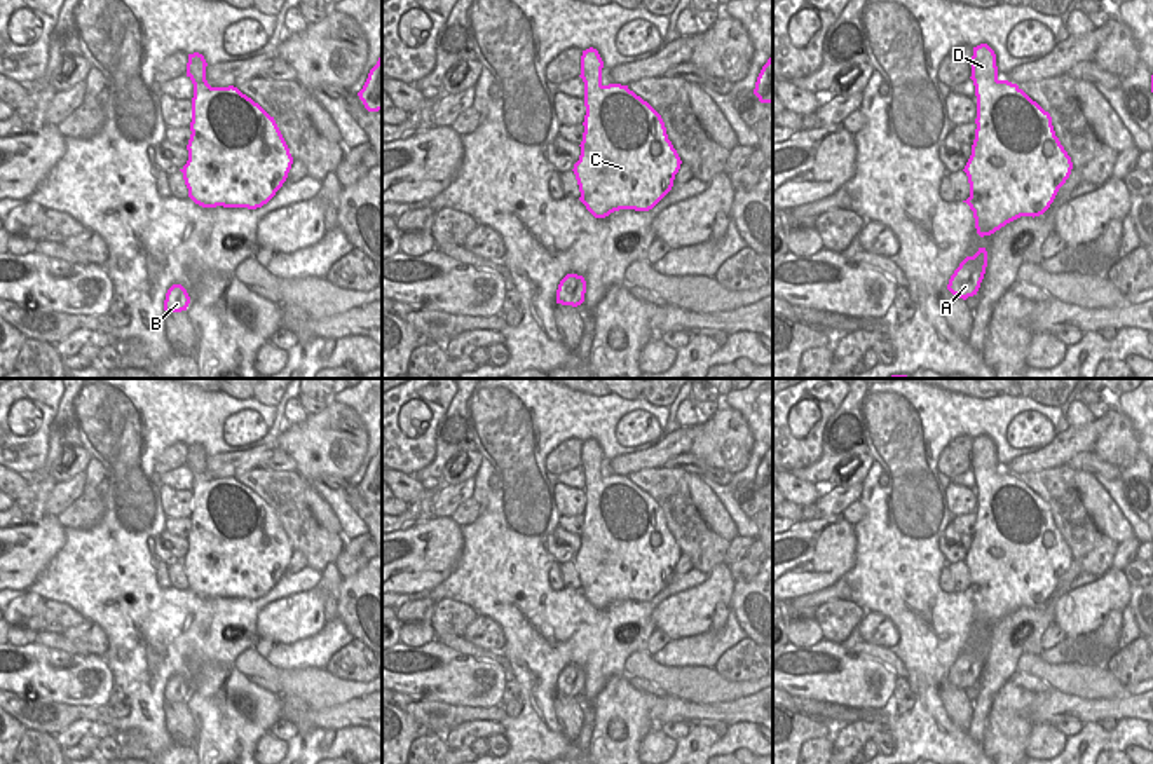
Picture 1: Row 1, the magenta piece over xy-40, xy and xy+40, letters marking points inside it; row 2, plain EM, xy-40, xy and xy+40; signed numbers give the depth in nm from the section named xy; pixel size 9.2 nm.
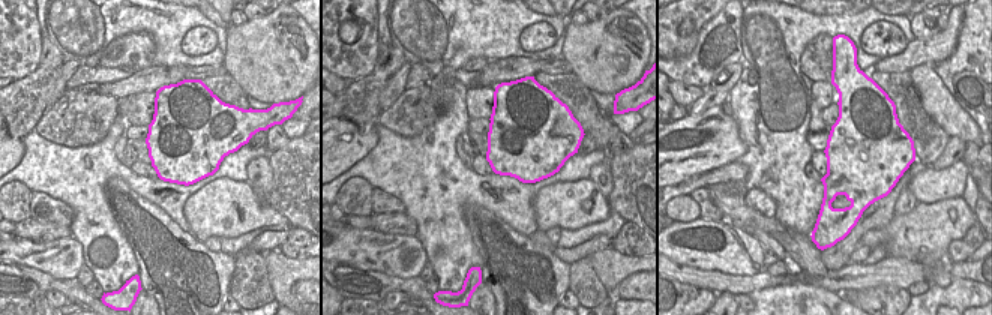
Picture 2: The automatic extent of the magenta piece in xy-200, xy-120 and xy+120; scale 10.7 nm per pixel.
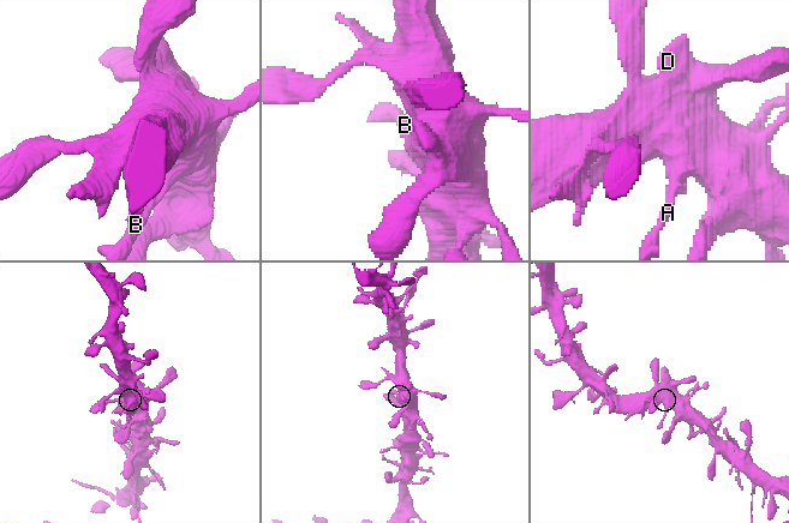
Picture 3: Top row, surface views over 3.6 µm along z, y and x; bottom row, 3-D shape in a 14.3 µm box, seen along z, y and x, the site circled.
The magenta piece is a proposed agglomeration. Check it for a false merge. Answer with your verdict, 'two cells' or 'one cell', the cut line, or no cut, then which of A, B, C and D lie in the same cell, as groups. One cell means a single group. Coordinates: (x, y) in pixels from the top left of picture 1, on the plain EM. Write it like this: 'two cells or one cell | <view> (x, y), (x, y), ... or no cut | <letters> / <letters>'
one cell | no cut | A B C D

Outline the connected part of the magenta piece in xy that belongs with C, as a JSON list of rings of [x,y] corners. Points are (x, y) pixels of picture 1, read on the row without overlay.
[[[597,440],[583,441],[579,467],[584,473],[586,506],[581,546],[572,560],[581,583],[579,591],[595,609],[619,600],[649,602],[672,581],[682,551],[668,530],[661,506],[628,476],[604,476],[602,459]]]

